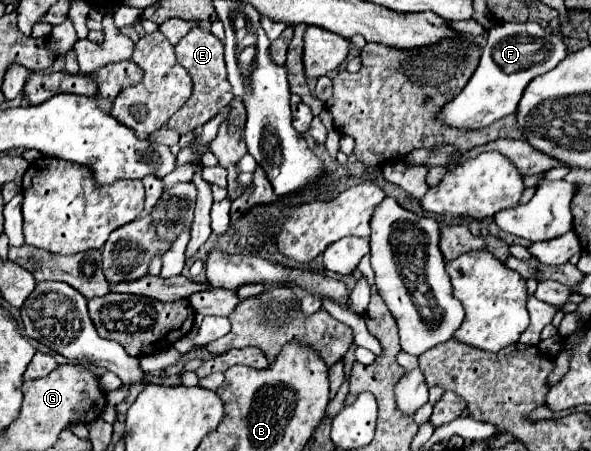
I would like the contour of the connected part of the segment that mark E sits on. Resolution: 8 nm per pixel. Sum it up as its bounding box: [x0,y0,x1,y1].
[169,26,233,132]

